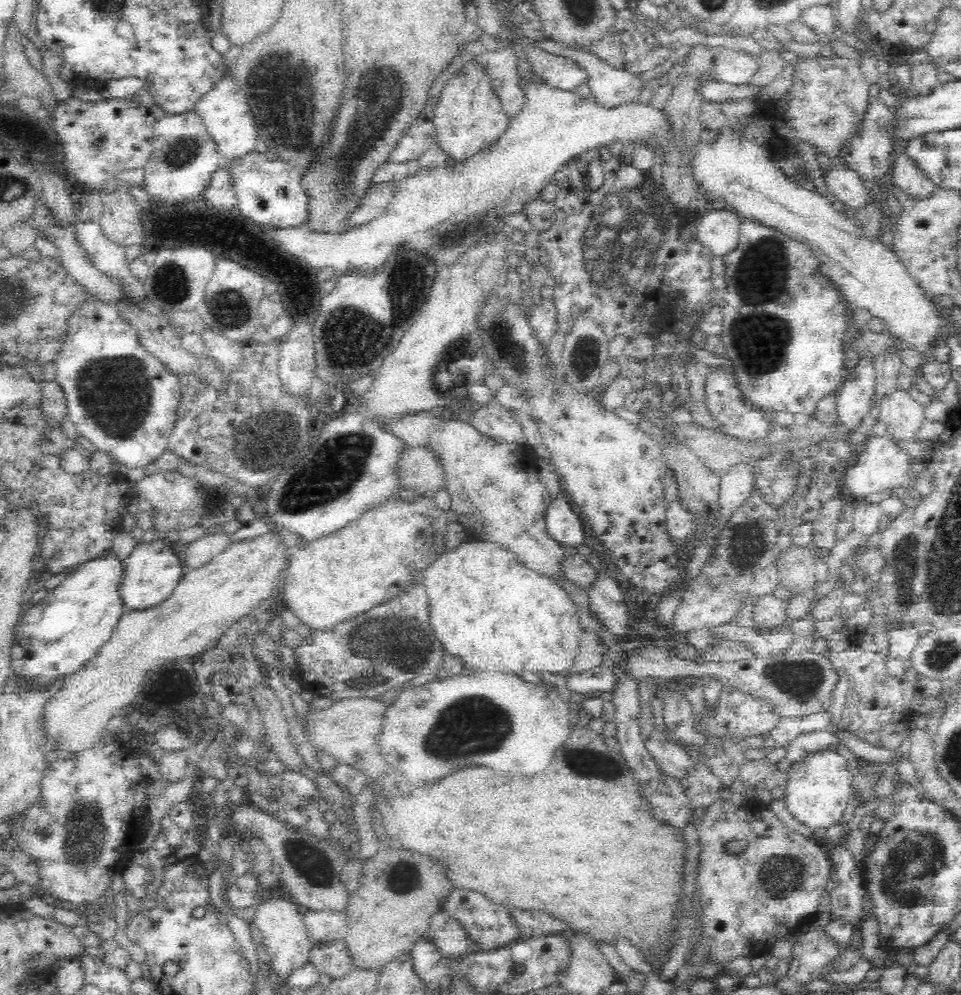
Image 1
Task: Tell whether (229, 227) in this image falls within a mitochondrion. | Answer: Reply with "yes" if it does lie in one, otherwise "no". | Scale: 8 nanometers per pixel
no

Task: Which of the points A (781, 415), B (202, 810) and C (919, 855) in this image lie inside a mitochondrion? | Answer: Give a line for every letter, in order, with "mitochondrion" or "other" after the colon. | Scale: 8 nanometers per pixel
A: other
B: other
C: mitochondrion

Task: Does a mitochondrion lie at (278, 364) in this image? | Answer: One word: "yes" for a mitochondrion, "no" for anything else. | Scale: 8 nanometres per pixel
no

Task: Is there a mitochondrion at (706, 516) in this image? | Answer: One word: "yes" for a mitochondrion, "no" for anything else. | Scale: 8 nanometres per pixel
yes

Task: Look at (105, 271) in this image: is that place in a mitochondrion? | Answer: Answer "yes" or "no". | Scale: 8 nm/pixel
no

